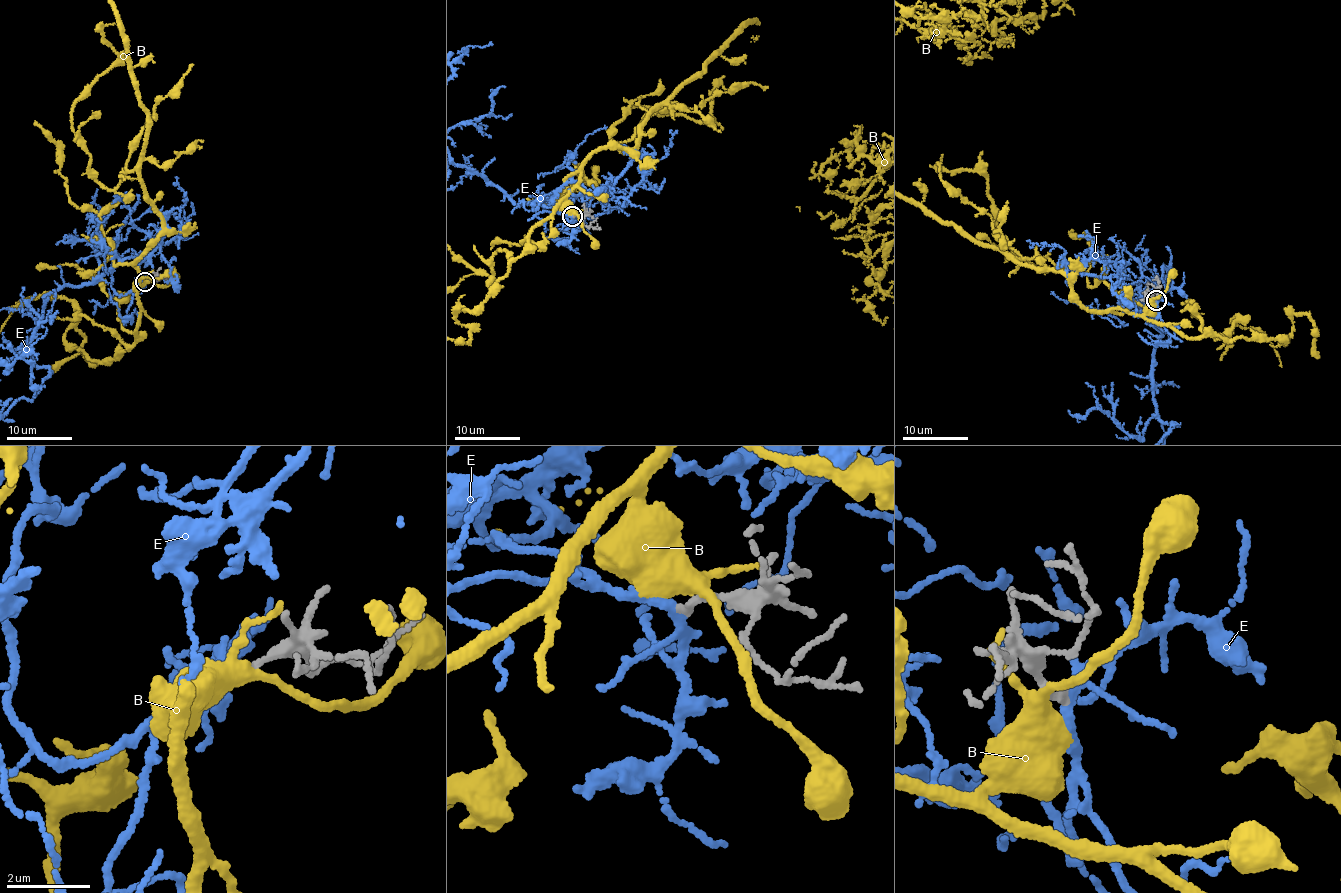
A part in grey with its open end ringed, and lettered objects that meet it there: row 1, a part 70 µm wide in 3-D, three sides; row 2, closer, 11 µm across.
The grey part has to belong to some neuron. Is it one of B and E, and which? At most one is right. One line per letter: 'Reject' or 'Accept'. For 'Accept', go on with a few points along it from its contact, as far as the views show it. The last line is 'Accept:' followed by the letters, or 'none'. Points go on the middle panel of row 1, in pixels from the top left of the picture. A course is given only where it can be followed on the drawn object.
B: Reject
E: Accept
Accept: E

